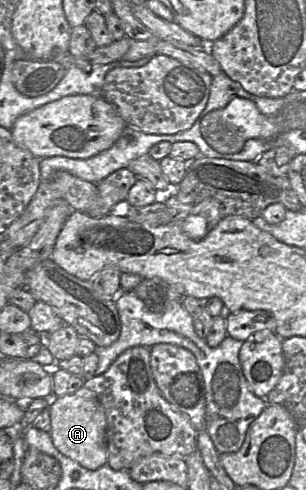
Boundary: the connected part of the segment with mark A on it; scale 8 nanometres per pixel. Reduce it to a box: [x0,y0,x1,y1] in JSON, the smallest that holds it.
[48,386,107,470]

